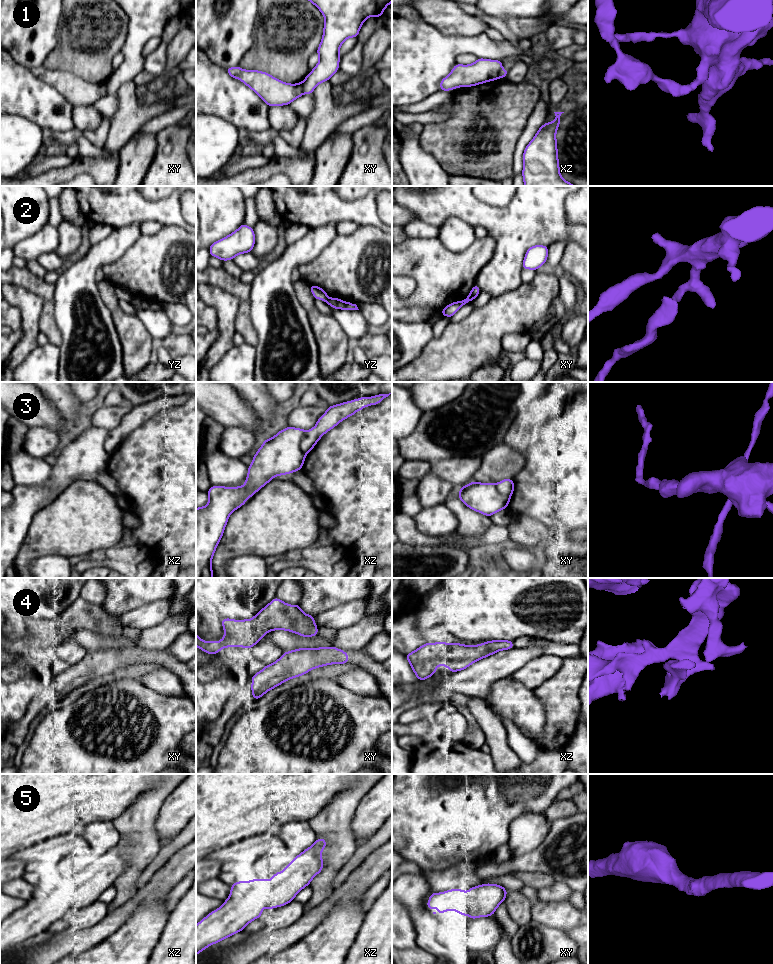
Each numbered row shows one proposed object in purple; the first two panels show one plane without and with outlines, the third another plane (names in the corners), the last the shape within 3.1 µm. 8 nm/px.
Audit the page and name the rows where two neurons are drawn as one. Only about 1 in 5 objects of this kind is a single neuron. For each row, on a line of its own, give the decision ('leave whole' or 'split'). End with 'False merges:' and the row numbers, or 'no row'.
1: split
2: split
3: split
4: leave whole
5: leave whole
False merges: 1, 2, 3

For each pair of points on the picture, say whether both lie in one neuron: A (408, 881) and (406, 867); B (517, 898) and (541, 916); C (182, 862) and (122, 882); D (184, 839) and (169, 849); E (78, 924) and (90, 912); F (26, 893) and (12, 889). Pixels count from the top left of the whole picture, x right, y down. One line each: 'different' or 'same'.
A: different
B: different
C: different
D: same
E: same
F: same

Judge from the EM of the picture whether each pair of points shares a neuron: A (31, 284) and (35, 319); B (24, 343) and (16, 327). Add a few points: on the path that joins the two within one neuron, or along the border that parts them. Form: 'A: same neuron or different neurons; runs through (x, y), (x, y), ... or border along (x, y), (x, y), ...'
A: different neurons; border along (10, 283), (37, 294), (42, 300), (42, 313)
B: different neurons; border along (21, 313), (21, 338), (10, 354)

